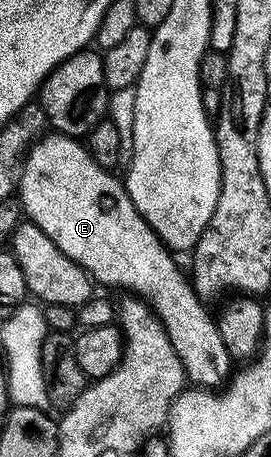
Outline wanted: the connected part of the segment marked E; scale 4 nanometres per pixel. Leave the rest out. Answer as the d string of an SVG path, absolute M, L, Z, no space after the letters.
M51 132L28 150L17 183L17 199L30 222L37 224L37 228L41 228L41 232L45 232L45 236L49 236L49 240L53 240L53 244L57 244L57 248L61 248L61 252L65 252L65 256L76 262L98 285L100 282L103 286L120 286L127 290L123 292L142 298L155 311L173 344L173 352L177 352L181 360L188 383L199 388L222 387L233 373L233 359L225 348L225 340L221 340L218 321L203 307L206 306L204 299L195 293L188 275L179 271L176 255L134 207L124 183L111 174L114 173L108 167L93 160L80 139Z

